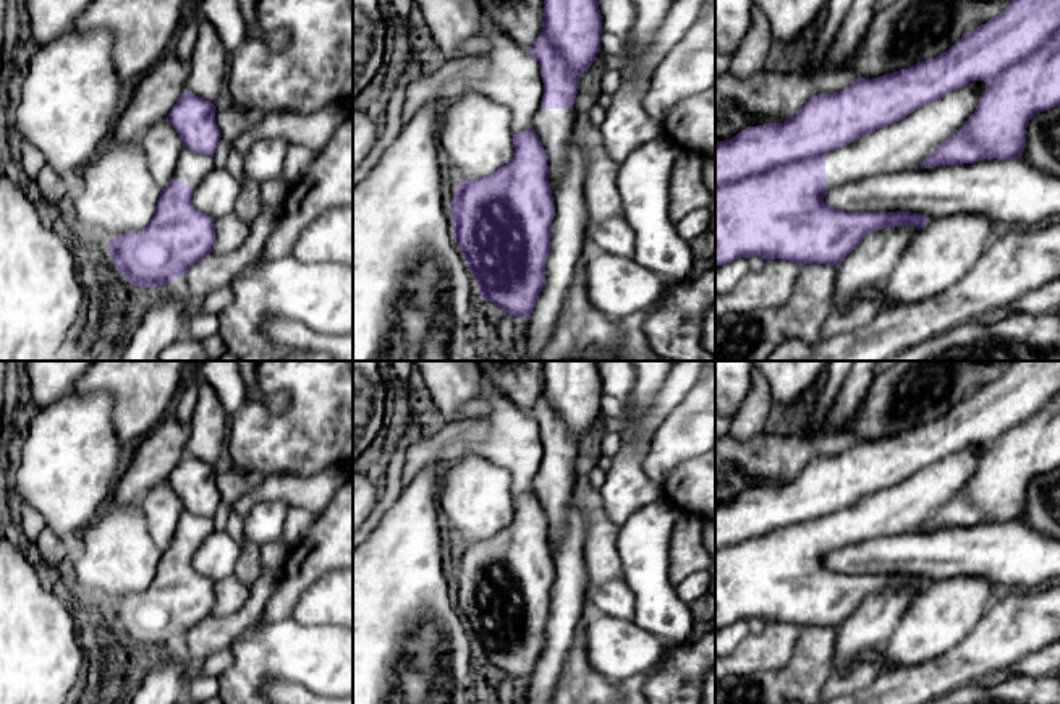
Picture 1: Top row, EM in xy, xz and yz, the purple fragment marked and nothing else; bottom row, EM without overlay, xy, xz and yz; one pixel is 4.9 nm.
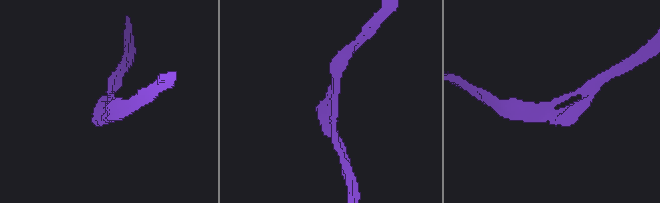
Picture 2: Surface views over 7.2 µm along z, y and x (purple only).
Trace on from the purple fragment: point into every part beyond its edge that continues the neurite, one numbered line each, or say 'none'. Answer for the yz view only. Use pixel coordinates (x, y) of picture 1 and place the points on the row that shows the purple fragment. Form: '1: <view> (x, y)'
1: yz (900, 146)

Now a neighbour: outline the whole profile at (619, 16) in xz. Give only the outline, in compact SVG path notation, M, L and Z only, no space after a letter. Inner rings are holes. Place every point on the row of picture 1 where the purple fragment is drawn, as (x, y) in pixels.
M599 0L599 10L602 31L626 39L636 21L633 0Z

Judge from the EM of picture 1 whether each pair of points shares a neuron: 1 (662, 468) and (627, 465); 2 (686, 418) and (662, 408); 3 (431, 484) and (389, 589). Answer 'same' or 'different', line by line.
1: different
2: different
3: same

